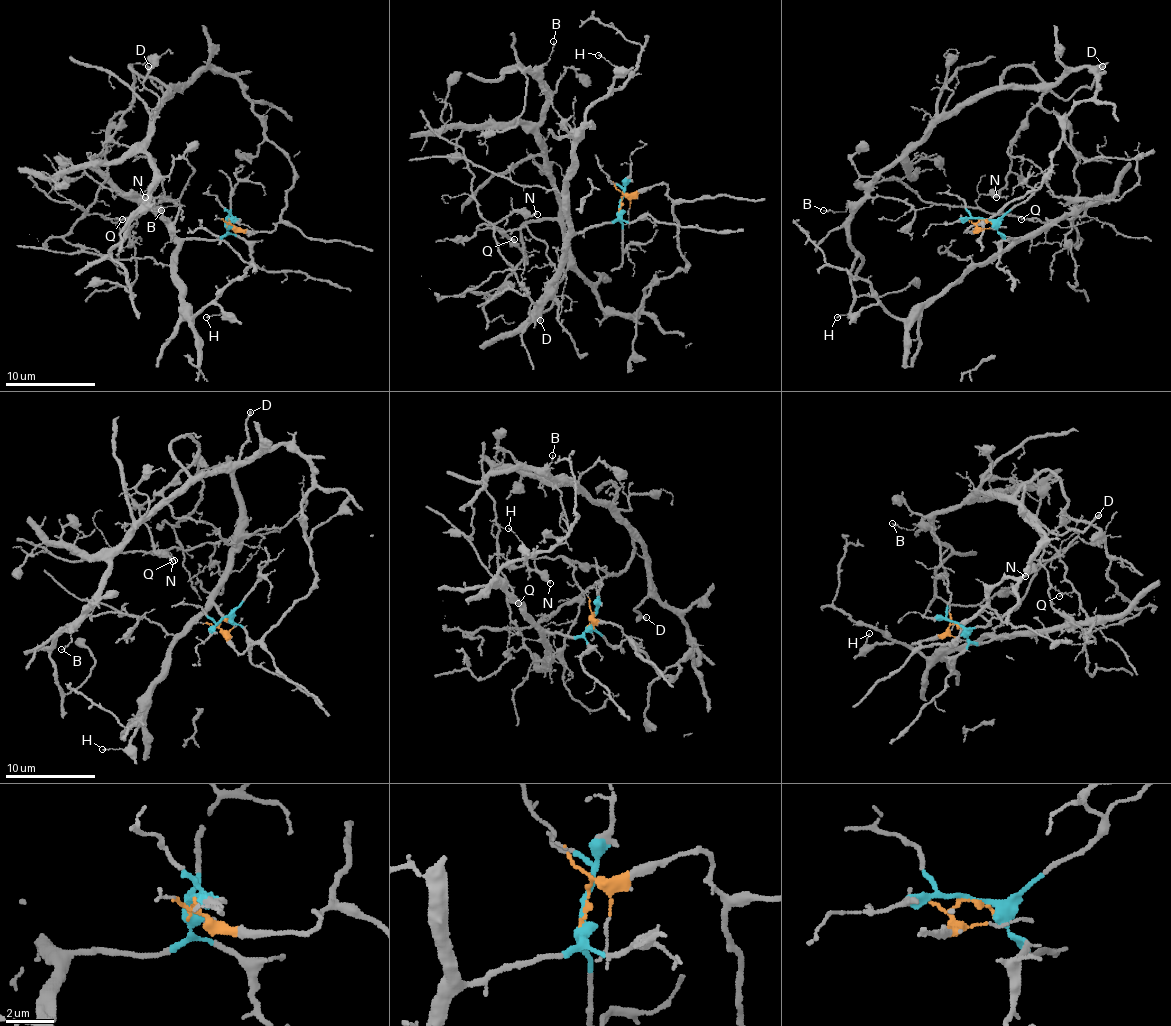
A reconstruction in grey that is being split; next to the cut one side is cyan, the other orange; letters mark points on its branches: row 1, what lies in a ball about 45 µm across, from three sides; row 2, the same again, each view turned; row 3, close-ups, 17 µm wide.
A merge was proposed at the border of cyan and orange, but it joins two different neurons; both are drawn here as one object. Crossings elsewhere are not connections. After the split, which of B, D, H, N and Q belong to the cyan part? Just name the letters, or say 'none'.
H, Q

